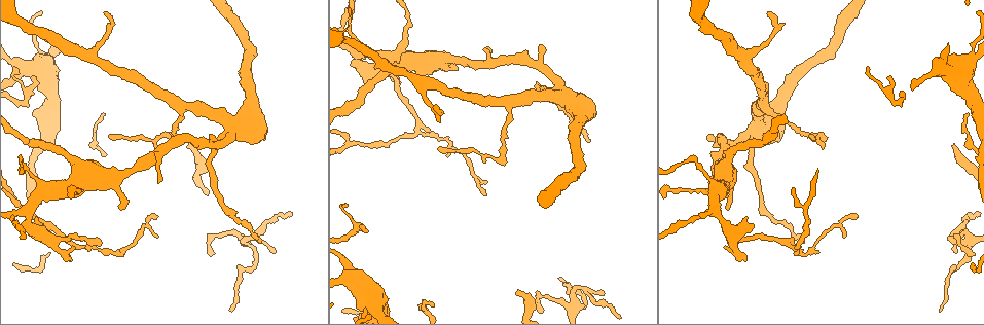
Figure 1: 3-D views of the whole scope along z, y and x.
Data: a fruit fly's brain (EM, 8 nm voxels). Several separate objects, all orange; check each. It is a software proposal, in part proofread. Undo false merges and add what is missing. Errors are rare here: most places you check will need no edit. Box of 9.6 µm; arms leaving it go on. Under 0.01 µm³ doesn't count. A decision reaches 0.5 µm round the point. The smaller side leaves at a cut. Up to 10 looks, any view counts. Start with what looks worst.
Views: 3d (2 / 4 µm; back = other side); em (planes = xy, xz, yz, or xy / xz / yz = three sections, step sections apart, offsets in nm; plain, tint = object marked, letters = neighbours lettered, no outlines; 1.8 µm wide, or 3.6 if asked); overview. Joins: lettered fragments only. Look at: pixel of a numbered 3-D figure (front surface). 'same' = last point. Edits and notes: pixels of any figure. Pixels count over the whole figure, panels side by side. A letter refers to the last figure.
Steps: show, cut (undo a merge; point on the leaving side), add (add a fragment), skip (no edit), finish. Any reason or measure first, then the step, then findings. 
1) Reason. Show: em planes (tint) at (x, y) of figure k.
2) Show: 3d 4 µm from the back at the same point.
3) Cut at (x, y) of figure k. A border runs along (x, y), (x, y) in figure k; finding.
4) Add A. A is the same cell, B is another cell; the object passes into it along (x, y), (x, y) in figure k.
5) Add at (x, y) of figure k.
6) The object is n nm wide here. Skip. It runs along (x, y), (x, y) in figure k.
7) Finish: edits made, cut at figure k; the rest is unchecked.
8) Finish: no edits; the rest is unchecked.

Thin end. Show: 3d 4 µm at (190, 146) of figure 1.

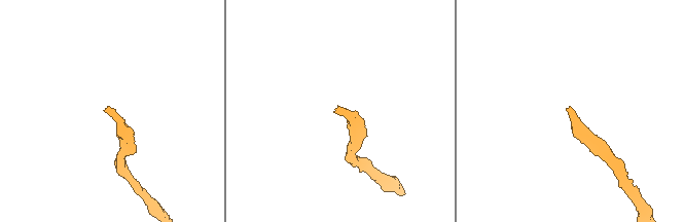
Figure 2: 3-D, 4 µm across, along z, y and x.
Show: em xy step 4 (letters) at (569, 108) of figure 2.

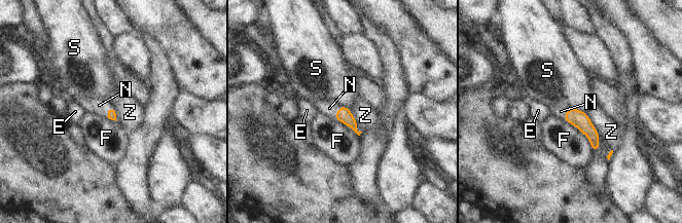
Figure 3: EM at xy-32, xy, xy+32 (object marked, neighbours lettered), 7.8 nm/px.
Another direction. Show: em xz step 4 (letters) at the same point.

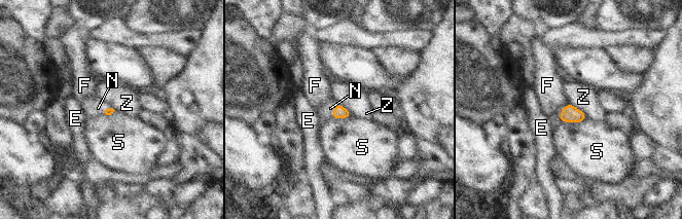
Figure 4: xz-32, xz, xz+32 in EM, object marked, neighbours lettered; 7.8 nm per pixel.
Add N. N is the same cell, E, F, S and Z are other cells; the object passes into it along (339, 112), (333, 110), (325, 111) in figure 4; the neuron continues.

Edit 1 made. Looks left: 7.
An open end. Show: 3d 2 µm at (955, 250) of figure 1.

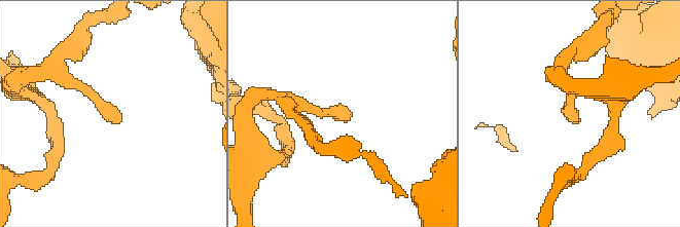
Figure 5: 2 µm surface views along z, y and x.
Show: em planes (letters) at (575, 121) of figure 5.

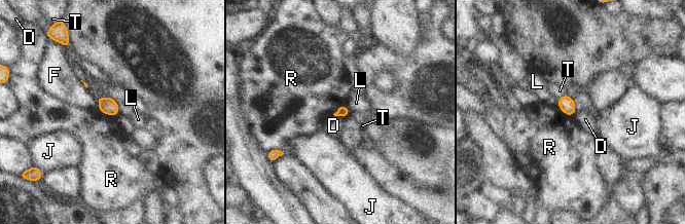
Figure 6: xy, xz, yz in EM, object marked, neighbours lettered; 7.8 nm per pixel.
Skip. D, F, J, L, R and T are other cells; none of them fits.

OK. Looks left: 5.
Finish: edits made, add at figure 4; the rest is unchecked.

